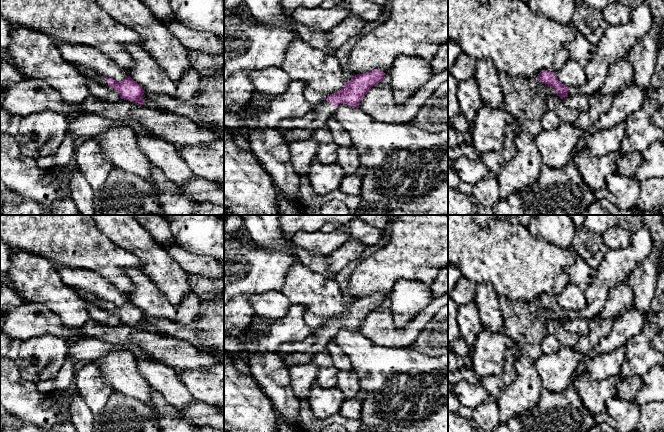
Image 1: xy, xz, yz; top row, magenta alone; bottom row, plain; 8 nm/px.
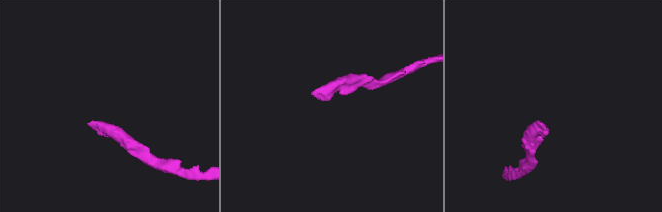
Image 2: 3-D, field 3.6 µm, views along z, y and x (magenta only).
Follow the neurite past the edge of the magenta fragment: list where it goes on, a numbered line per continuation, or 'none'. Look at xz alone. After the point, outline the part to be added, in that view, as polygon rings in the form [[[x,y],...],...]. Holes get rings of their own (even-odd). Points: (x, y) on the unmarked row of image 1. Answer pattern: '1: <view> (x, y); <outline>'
1: xz (322, 335); [[[327,324],[321,326],[319,329],[313,330],[312,334],[315,337],[314,345],[306,353],[296,353],[287,356],[283,360],[284,367],[289,369],[293,364],[308,362],[312,355],[327,350],[326,345],[335,333],[336,331]]]

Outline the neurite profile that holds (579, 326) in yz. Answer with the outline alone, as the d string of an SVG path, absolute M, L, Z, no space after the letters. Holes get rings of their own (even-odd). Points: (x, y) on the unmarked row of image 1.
M575 318L568 319L563 323L564 328L578 336L587 336L589 334L590 319Z

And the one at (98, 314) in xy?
M86 302L90 319L107 325L115 325L120 322L119 317L107 309L100 308L92 302Z

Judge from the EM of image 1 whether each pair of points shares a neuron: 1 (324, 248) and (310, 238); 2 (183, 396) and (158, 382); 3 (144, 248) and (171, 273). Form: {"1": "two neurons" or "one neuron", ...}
{"1": "one neuron", "2": "one neuron", "3": "one neuron"}

